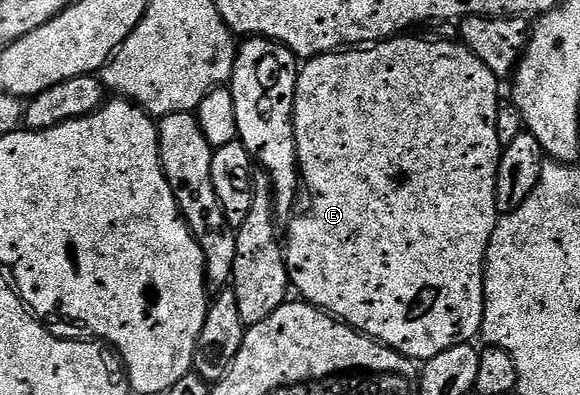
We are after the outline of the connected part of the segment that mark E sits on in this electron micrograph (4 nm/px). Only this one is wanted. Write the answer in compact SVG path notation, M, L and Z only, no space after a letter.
M422 36L417 42L389 42L389 46L381 46L381 50L373 50L373 54L341 54L341 58L316 58L308 59L300 67L297 75L297 87L295 88L295 104L293 105L293 127L295 128L295 144L297 145L297 164L299 173L303 179L304 189L309 189L309 214L302 218L297 218L289 226L289 242L284 243L285 263L289 269L289 281L292 289L297 290L304 301L335 318L346 322L348 326L353 326L359 333L367 335L368 338L375 338L383 345L389 346L392 350L397 350L403 356L414 360L428 360L439 356L439 352L447 352L456 346L464 346L474 341L481 332L481 325L485 319L485 257L491 236L497 227L499 211L497 209L497 169L503 149L503 137L497 131L497 101L501 94L497 91L499 79L496 74L475 56L468 46L457 42L429 42L429 38Z

